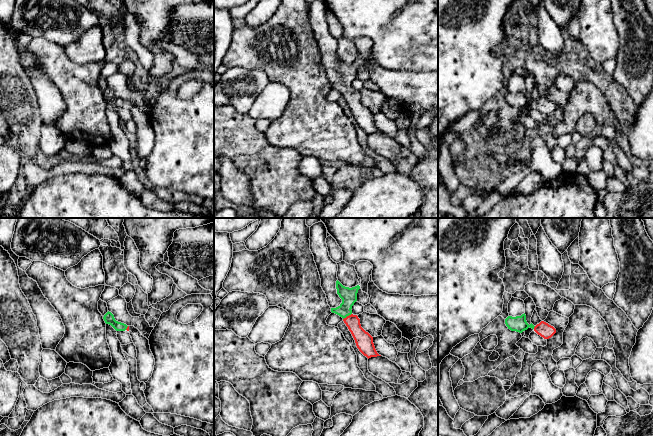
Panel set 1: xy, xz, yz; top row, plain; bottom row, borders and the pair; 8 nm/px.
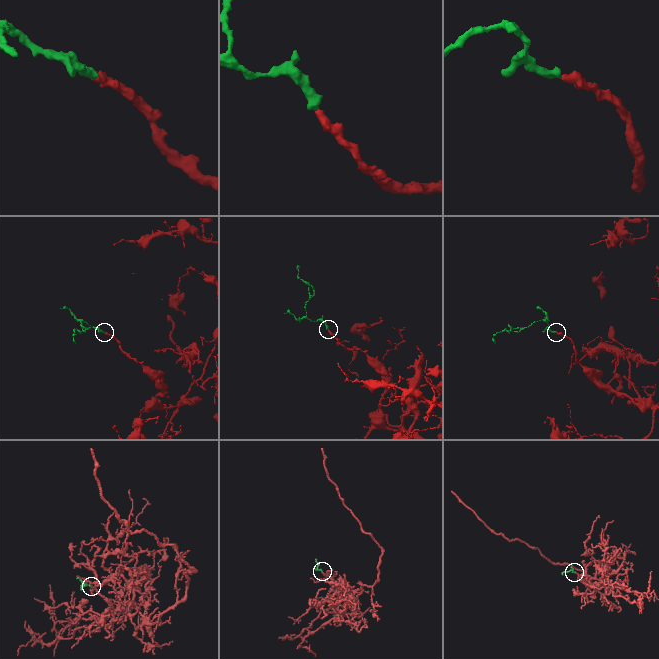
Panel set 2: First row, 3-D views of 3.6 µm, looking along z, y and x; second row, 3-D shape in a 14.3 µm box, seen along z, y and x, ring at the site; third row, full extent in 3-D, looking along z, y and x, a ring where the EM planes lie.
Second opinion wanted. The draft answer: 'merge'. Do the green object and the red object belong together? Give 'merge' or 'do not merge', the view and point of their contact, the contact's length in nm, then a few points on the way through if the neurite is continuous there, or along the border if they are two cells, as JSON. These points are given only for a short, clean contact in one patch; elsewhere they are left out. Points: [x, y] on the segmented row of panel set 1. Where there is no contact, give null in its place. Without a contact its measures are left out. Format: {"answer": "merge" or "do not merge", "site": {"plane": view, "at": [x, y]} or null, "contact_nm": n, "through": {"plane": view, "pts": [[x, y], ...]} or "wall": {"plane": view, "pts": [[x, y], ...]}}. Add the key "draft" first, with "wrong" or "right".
{"draft": "right", "answer": "merge", "site": {"plane": "xz", "at": [347, 315]}, "contact_nm": 90, "through": {"plane": "xz", "pts": [[348, 295], [347, 315], [364, 341]]}}

